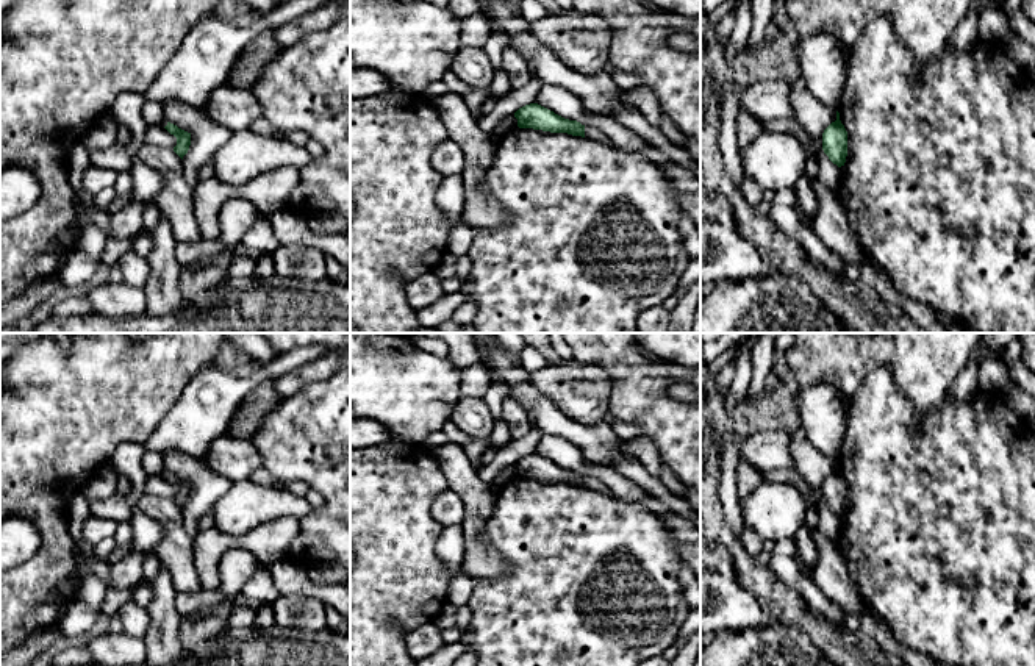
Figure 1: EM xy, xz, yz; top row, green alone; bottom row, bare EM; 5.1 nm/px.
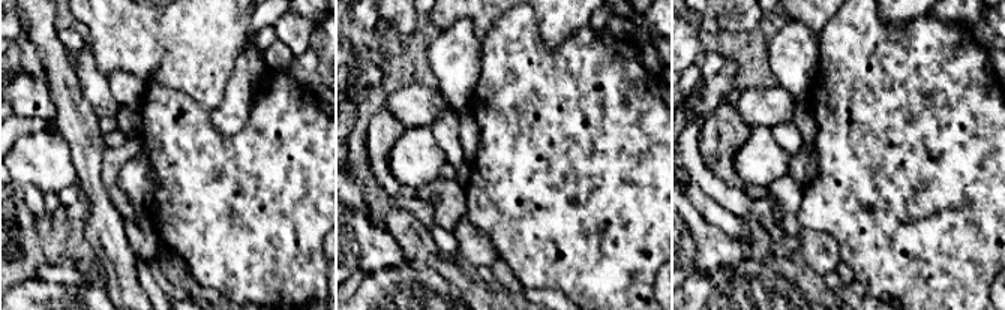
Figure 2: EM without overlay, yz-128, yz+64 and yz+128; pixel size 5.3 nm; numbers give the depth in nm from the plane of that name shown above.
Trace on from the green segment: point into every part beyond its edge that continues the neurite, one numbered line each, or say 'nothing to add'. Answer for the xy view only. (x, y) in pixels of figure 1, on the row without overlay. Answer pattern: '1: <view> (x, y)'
nothing to add

